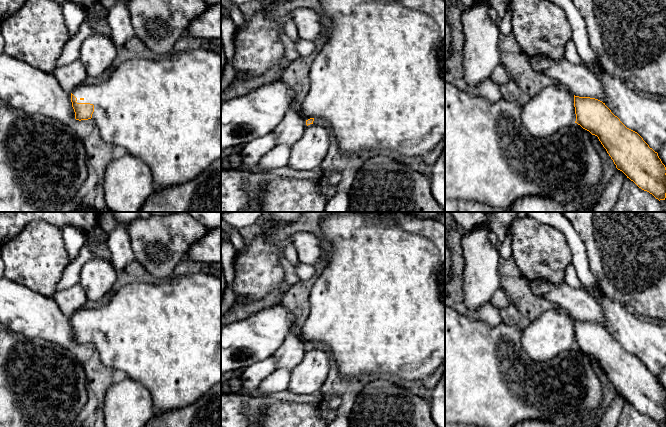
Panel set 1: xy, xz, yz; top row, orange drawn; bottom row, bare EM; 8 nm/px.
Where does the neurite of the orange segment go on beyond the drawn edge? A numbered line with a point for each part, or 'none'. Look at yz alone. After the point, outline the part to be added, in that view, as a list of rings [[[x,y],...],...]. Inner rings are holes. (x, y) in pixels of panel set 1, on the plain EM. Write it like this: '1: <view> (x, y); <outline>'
none

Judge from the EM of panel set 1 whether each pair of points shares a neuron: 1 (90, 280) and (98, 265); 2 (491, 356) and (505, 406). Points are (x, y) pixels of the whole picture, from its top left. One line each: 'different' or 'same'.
1: same
2: same

